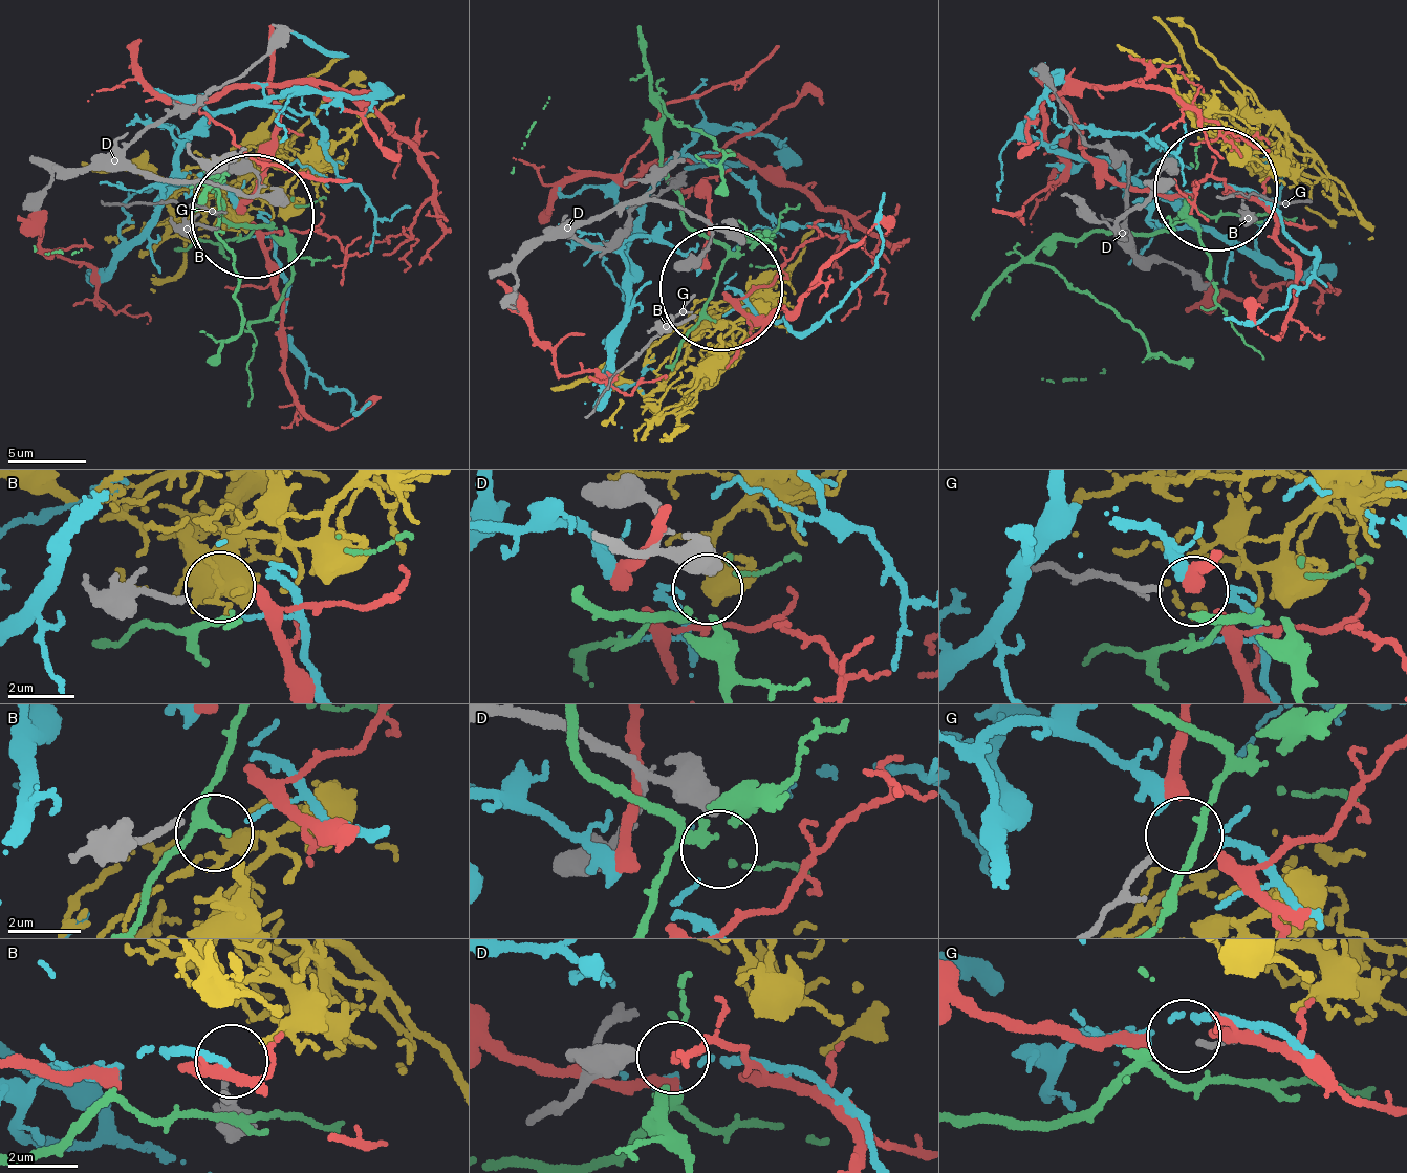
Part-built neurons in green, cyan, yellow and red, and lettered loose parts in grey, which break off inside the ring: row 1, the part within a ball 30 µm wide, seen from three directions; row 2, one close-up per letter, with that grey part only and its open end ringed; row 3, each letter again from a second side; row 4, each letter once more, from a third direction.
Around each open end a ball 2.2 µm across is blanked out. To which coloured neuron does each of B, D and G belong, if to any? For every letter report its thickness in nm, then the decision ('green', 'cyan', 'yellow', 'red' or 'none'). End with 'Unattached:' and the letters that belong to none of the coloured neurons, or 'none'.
B: calibre 180 nm; yellow
D: calibre 500 nm; none
G: calibre 160 nm; red
Unattached: D

